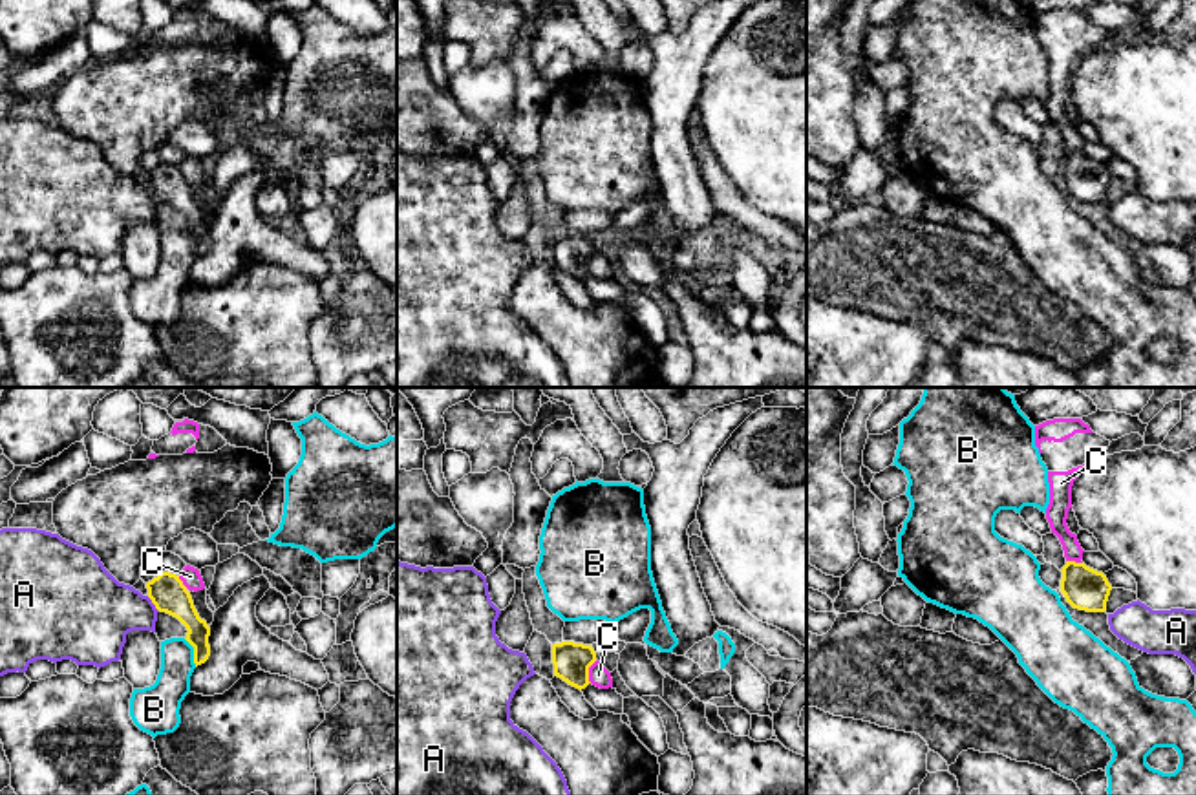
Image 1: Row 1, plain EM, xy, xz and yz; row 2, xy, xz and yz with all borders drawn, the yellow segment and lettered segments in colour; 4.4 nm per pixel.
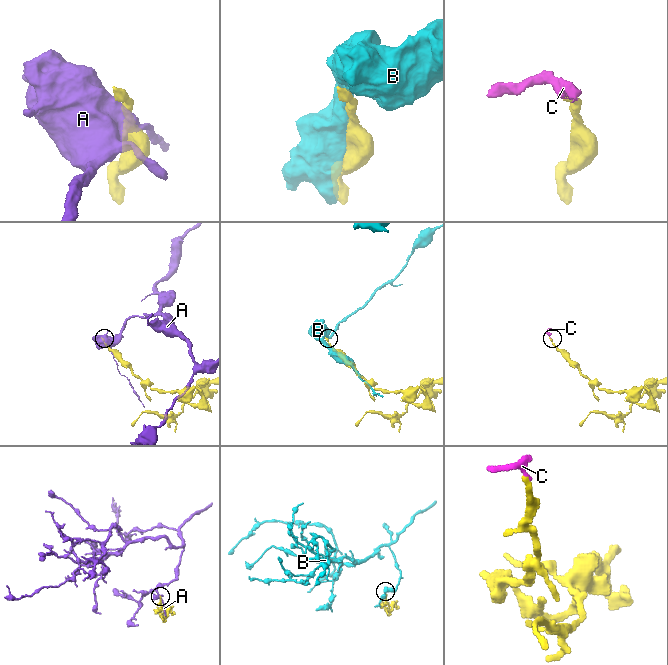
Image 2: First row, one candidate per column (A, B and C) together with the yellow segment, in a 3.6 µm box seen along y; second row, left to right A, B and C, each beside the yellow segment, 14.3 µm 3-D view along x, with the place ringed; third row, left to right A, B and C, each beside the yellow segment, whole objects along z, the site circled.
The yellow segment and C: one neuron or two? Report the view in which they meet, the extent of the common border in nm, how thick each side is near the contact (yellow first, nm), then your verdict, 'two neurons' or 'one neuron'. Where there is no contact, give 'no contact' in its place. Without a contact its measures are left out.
contact in xz; length 110 nm; calibres 160 and 90 nm; two neurons

